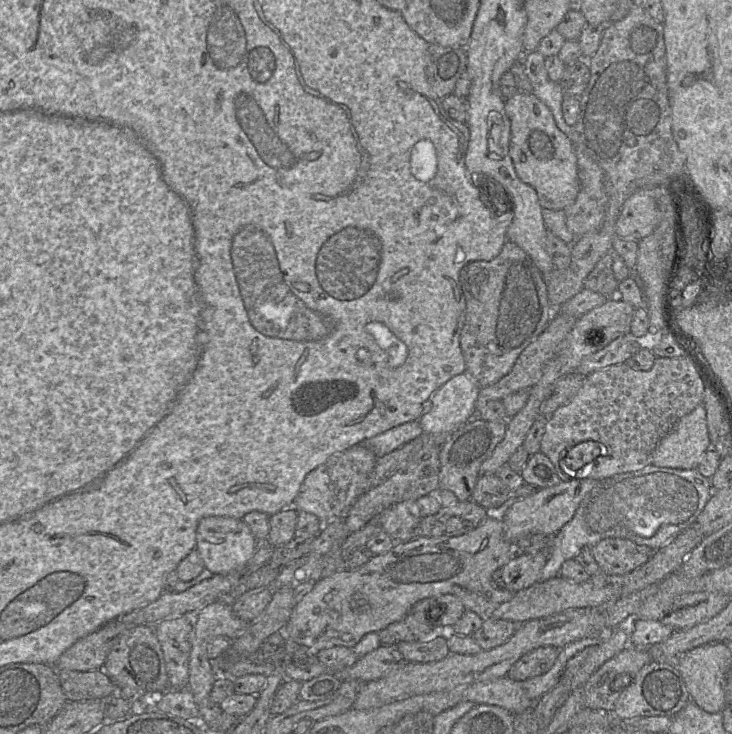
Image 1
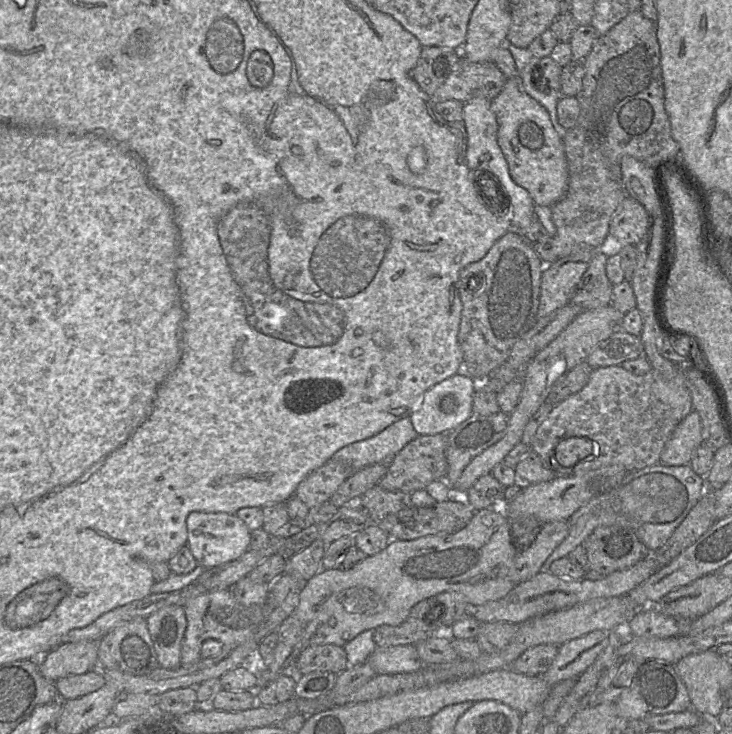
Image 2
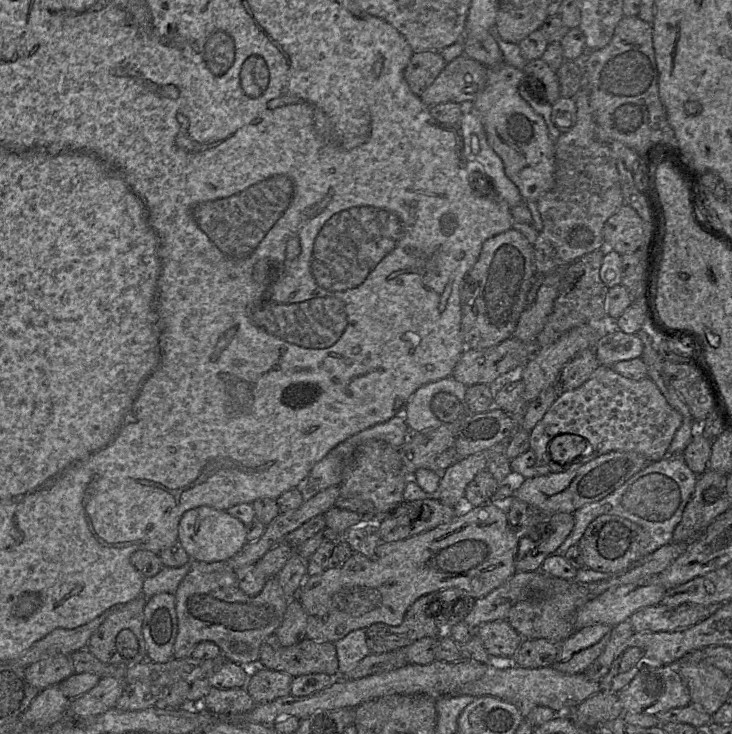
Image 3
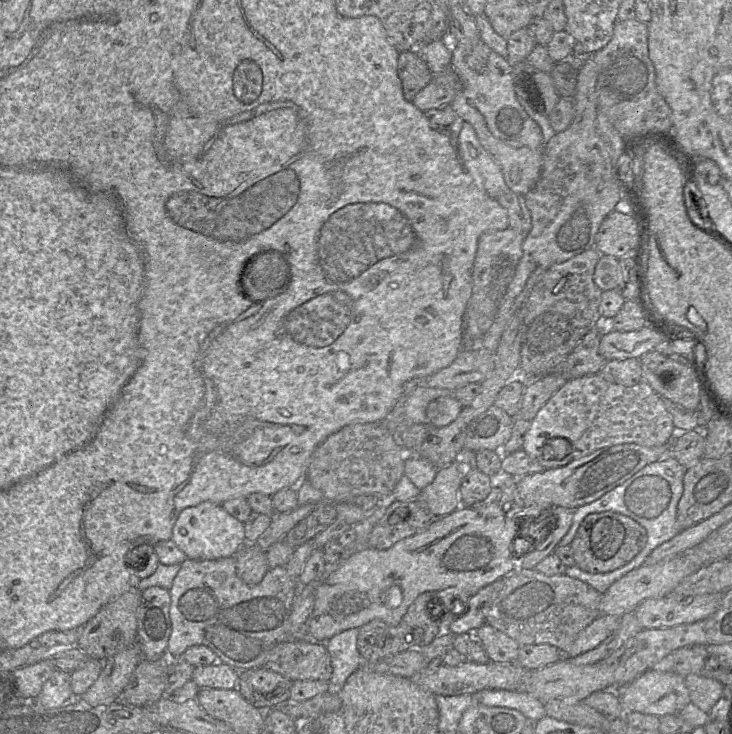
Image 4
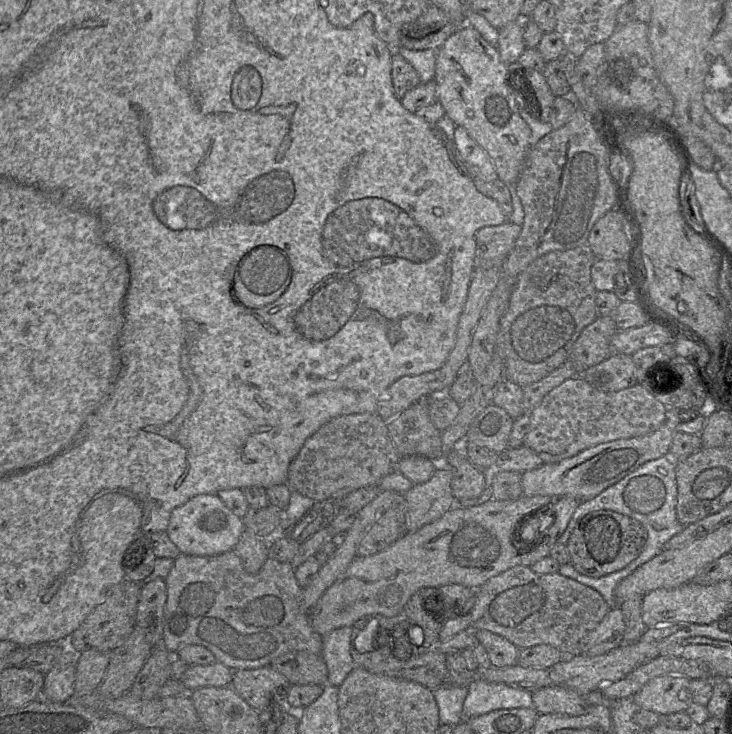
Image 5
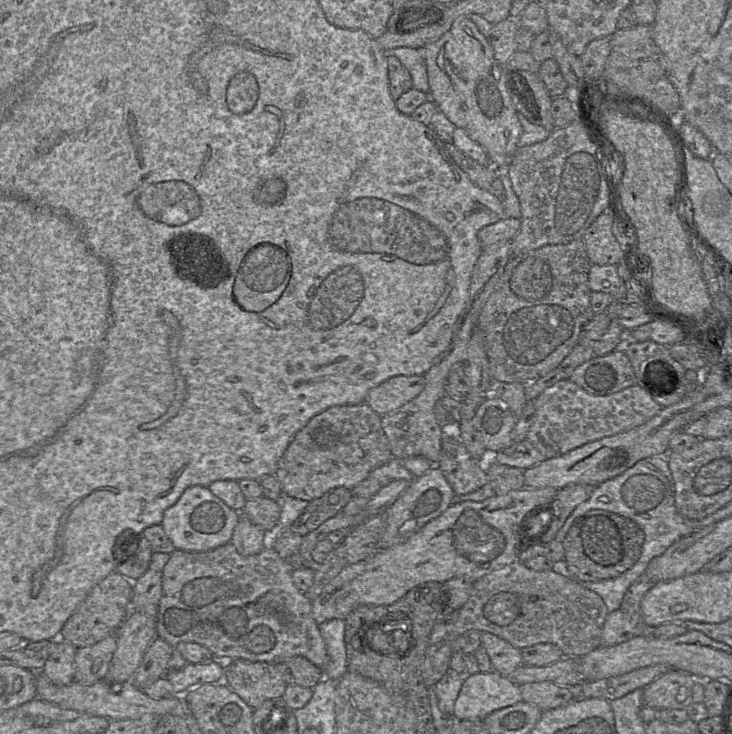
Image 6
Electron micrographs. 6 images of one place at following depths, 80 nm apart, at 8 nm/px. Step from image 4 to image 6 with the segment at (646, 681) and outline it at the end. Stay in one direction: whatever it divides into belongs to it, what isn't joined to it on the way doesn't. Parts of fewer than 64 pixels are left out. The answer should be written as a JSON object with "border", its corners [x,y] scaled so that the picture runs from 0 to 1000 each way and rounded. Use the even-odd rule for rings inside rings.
{"border":[[[915,913],[878,937],[878,960],[898,967],[939,966],[947,958],[951,928],[939,917]]]}

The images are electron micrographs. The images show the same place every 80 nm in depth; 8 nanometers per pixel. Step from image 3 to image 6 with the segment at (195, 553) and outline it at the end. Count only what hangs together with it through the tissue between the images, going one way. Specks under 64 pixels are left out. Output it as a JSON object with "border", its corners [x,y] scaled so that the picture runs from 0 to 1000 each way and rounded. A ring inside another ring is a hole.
{"border":[[[266,661],[255,665],[245,681],[224,696],[219,715],[240,748],[260,752],[277,752],[313,740],[327,706],[327,698],[310,689],[283,663]]]}

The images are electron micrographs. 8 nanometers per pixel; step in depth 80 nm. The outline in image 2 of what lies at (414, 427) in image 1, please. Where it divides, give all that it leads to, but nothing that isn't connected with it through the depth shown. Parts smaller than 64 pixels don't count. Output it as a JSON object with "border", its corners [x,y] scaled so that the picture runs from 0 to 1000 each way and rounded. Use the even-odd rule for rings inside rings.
{"border":[[[549,569],[508,595],[470,608],[451,627],[474,632],[482,643],[508,632],[531,634],[541,617],[570,594],[560,569]]]}

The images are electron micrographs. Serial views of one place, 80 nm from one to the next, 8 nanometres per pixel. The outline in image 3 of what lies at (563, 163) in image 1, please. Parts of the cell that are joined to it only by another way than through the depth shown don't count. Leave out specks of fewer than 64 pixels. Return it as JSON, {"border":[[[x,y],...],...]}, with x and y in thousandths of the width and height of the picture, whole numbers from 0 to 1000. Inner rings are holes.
{"border":[[[693,86],[667,91],[665,113],[661,123],[645,140],[645,147],[656,158],[669,200],[684,215],[691,240],[706,253],[713,270],[720,275],[732,275],[758,249],[758,193],[751,188],[747,170],[740,158],[735,157],[712,132],[709,117],[714,109],[714,95]]]}

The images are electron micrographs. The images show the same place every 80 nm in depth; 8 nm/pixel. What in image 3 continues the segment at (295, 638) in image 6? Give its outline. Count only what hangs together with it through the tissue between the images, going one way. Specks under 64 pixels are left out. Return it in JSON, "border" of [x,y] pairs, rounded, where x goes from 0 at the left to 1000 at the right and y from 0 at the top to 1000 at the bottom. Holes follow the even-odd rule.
{"border":[[[262,763],[258,779],[246,793],[238,812],[243,861],[236,896],[257,896],[273,875],[288,873],[301,883],[310,901],[331,907],[355,899],[358,876],[377,861],[396,819],[378,786],[366,787],[350,812],[335,809],[327,800],[321,777],[310,764],[281,767]]]}

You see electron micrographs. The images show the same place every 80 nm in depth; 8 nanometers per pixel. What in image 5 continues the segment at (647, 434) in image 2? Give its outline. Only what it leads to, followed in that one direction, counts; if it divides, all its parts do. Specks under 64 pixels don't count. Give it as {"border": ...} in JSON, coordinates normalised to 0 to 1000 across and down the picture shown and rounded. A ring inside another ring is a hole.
{"border":[[[784,512],[754,530],[725,561],[724,586],[714,606],[731,614],[740,632],[760,631],[791,616],[821,605],[852,597],[866,597],[899,586],[910,572],[910,553],[900,548],[877,525],[840,534],[824,534],[809,527],[796,514]]]}

